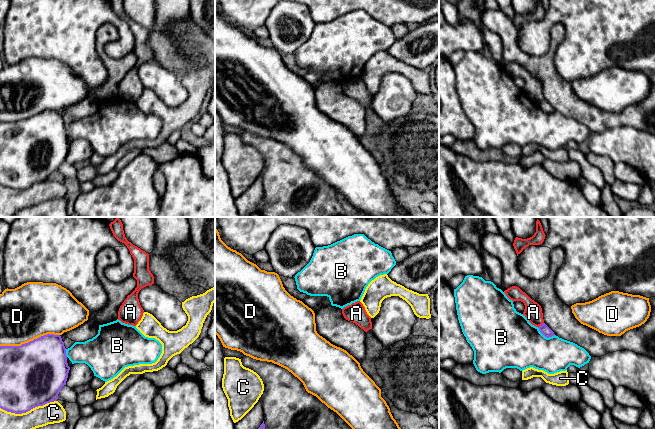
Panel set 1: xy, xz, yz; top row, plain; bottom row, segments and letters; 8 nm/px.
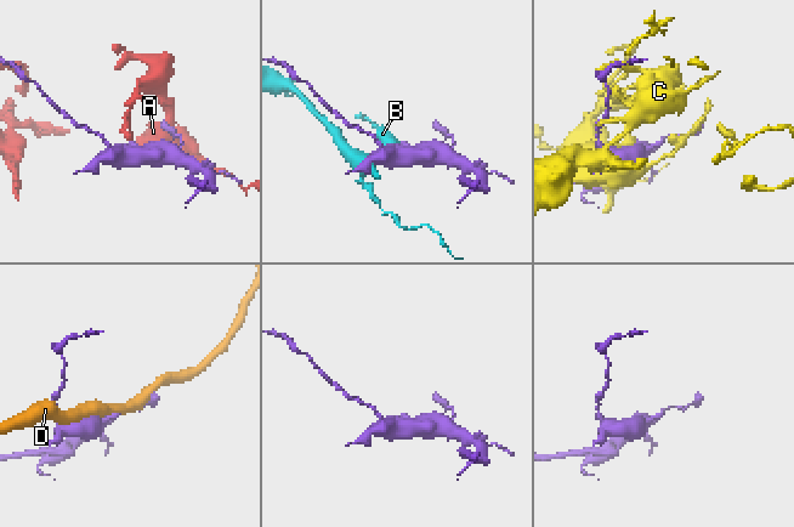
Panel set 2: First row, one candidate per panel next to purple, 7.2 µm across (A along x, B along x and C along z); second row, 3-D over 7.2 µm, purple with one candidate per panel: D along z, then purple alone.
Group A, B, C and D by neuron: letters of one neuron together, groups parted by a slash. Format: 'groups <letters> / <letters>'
groups A / B / C / D

